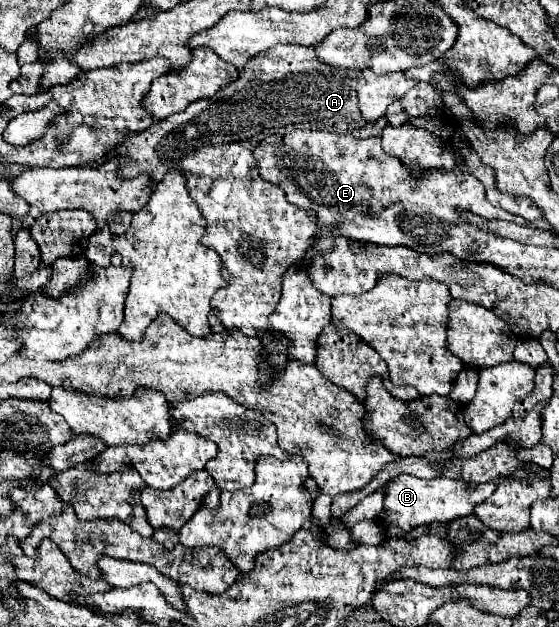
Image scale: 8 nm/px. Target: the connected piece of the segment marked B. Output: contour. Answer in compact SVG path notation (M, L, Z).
M399 475L391 479L385 485L385 501L383 501L383 513L385 513L385 533L387 537L399 537L407 535L419 525L427 523L449 523L451 519L465 517L473 513L473 507L479 501L485 501L495 491L495 483L479 485L479 487L467 487L463 481L437 477L437 479L419 479L411 475Z

